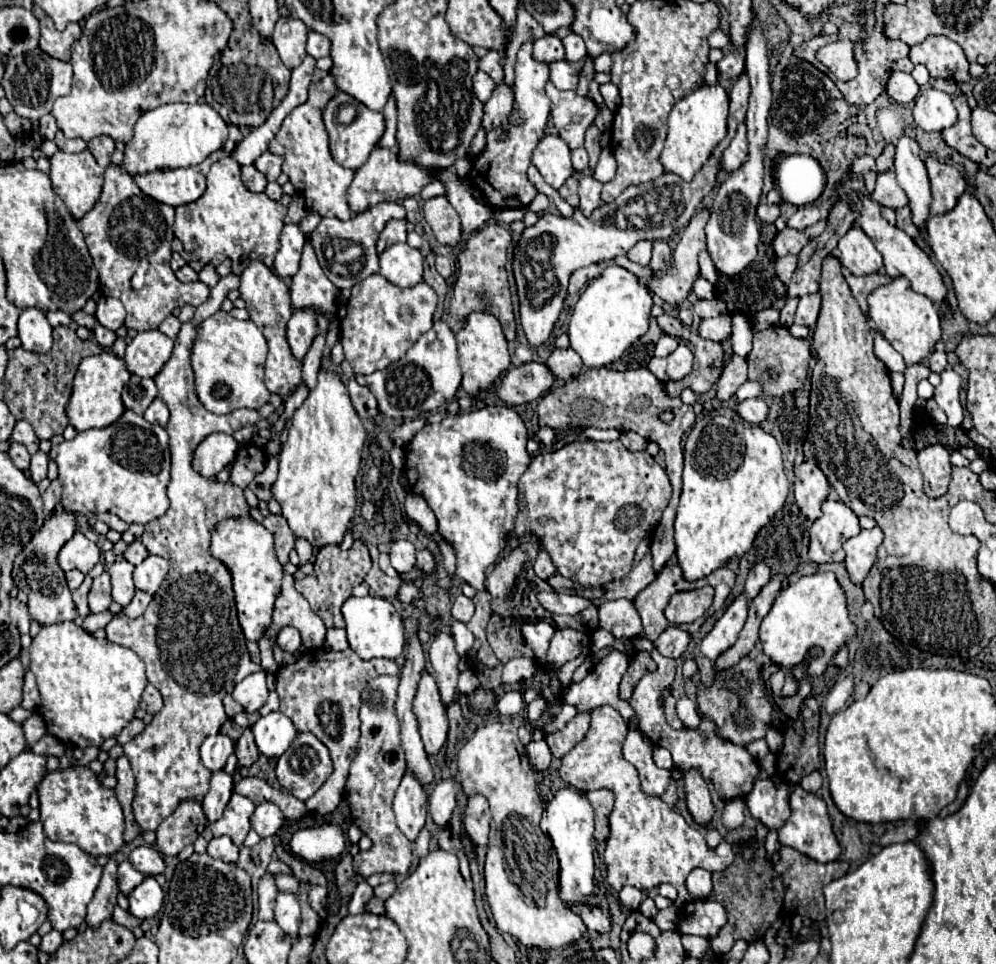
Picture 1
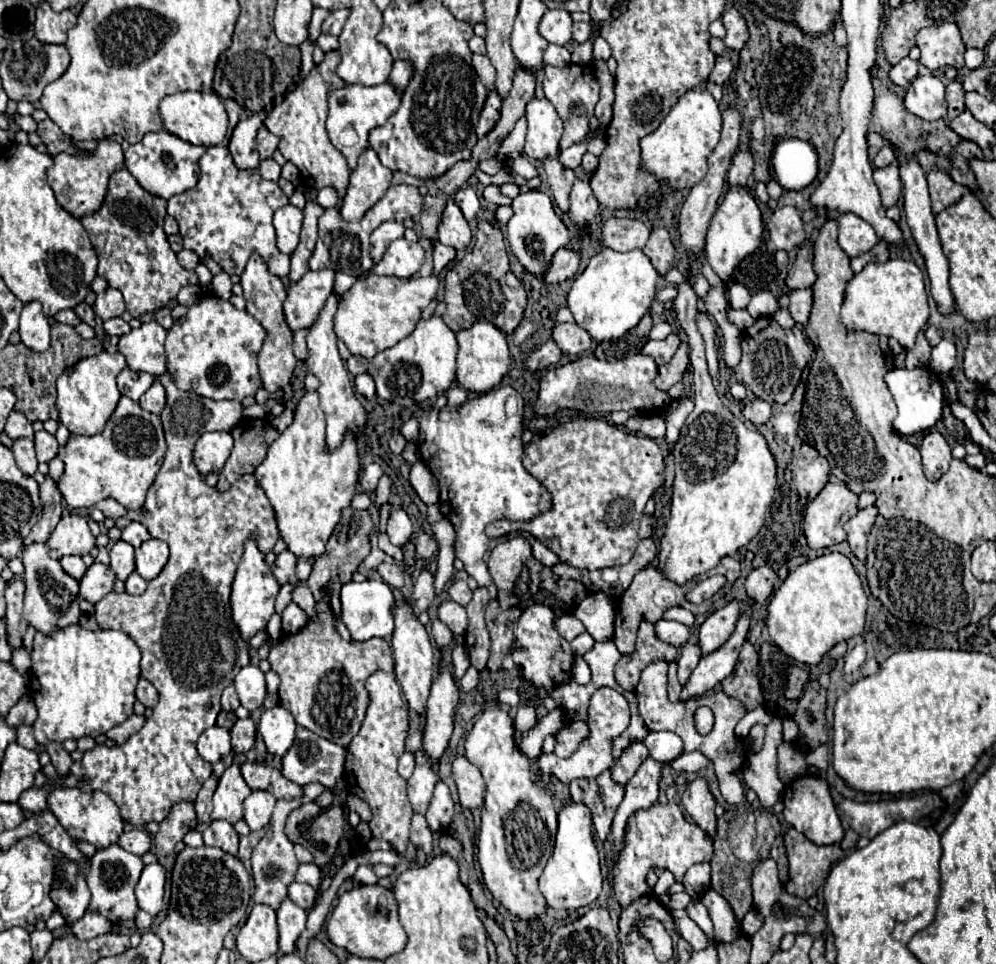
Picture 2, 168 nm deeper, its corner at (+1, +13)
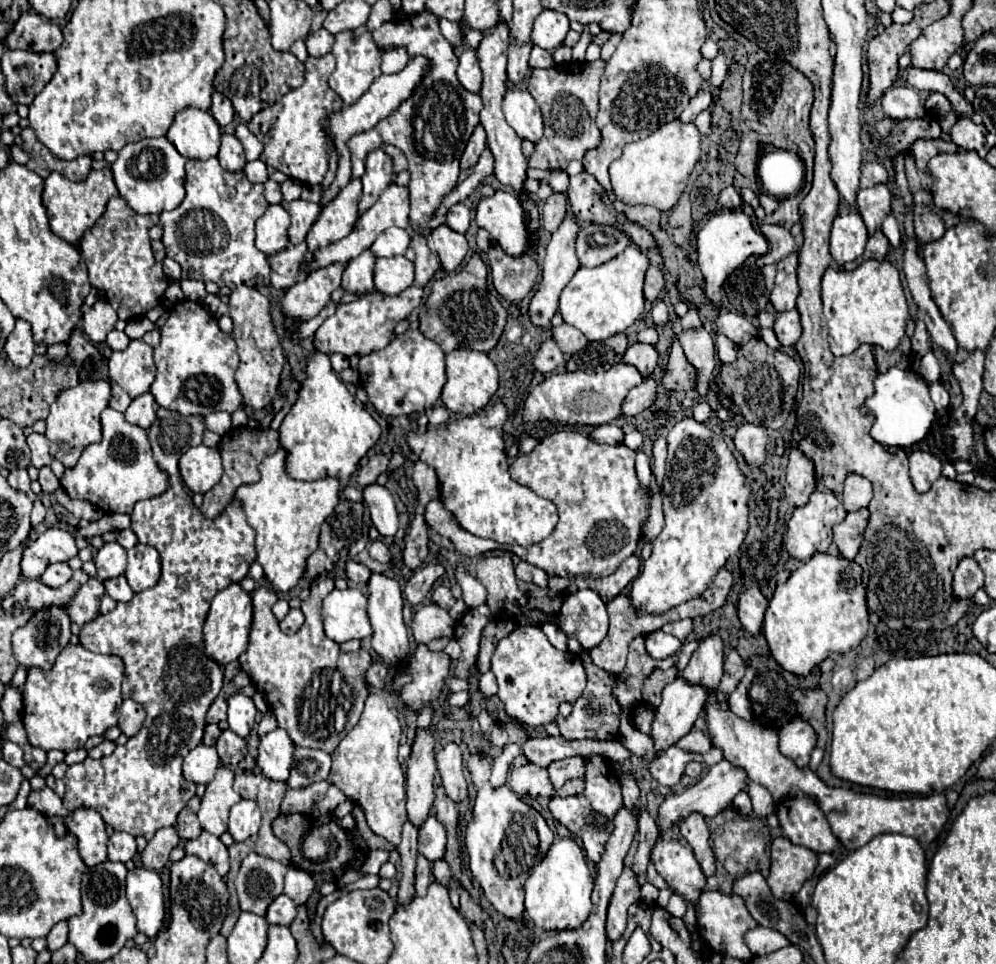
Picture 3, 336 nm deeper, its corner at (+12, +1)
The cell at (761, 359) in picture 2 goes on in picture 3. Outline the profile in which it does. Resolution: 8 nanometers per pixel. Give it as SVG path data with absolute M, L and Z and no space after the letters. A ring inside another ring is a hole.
M754 338L738 348L738 360L734 364L722 364L720 380L726 386L730 398L740 406L746 422L778 430L784 426L786 418L792 412L800 368L788 354L770 350L760 338Z

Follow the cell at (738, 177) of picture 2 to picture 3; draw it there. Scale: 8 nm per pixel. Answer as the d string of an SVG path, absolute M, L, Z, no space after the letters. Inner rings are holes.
M728 186L728 188L722 190L722 194L720 194L720 204L722 204L724 208L734 210L734 208L740 208L740 206L742 206L742 198L740 198L740 194L738 194L738 190L736 190L734 186Z

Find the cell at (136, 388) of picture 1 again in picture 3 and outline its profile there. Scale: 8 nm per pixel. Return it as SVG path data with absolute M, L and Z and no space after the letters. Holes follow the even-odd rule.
M110 384L112 386L112 398L110 398L110 406L114 408L114 410L118 410L118 412L124 412L126 408L128 408L128 404L132 402L132 398L126 394L126 392L122 392L122 388L118 388L118 384Z

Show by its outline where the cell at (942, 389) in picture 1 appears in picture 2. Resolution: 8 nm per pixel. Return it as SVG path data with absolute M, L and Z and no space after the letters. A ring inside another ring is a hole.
M941 340L931 354L931 364L929 370L935 372L937 376L949 376L949 372L955 366L955 344Z

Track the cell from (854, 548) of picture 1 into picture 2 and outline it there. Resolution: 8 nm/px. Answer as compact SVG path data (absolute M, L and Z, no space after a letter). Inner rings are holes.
M871 506L871 508L865 508L865 510L859 510L857 516L853 516L847 524L845 524L845 532L847 532L847 542L853 550L853 554L865 562L865 548L867 548L867 536L875 524L875 518L877 518L877 508Z

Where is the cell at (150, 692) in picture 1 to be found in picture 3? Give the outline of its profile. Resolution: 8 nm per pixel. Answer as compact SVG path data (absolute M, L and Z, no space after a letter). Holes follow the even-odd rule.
M124 700L122 706L120 706L118 728L128 738L130 736L136 736L138 730L142 728L142 724L144 724L144 716L146 716L146 712L144 712L144 708L140 704L136 704L134 700Z

